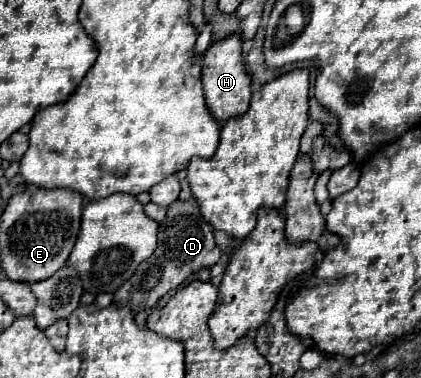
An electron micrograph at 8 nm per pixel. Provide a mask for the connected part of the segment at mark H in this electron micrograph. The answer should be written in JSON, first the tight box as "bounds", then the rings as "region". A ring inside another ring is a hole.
{"bounds":[203,33,251,123],"region":[[[233,33],[221,41],[213,41],[203,55],[203,89],[207,95],[207,107],[221,123],[229,117],[243,115],[251,99],[251,75],[243,63],[241,41],[241,33]]]}

